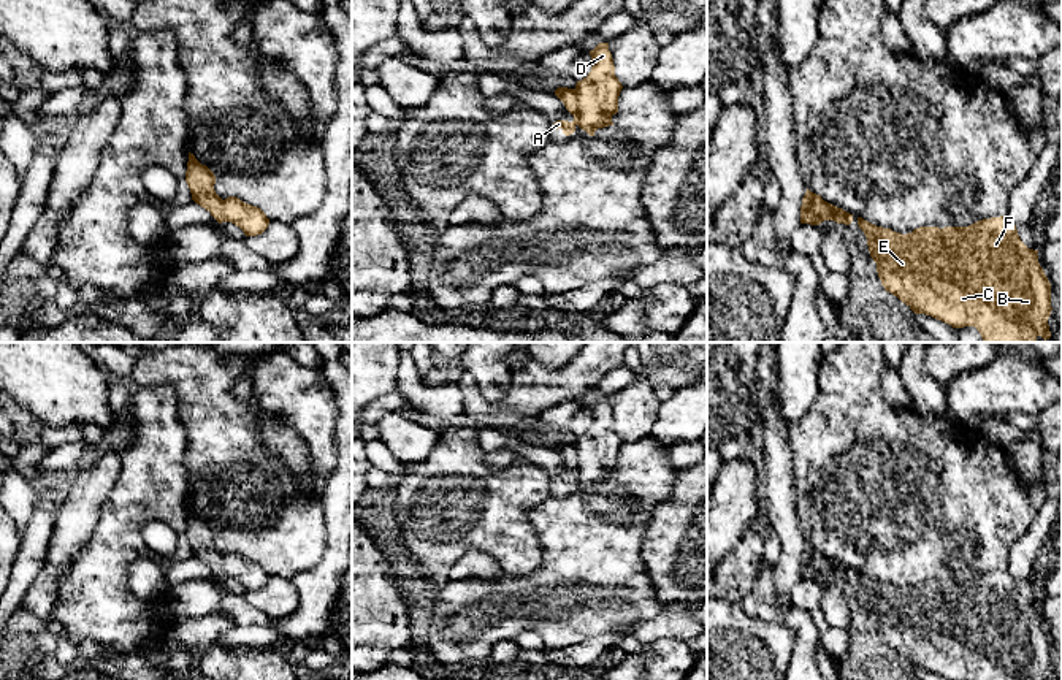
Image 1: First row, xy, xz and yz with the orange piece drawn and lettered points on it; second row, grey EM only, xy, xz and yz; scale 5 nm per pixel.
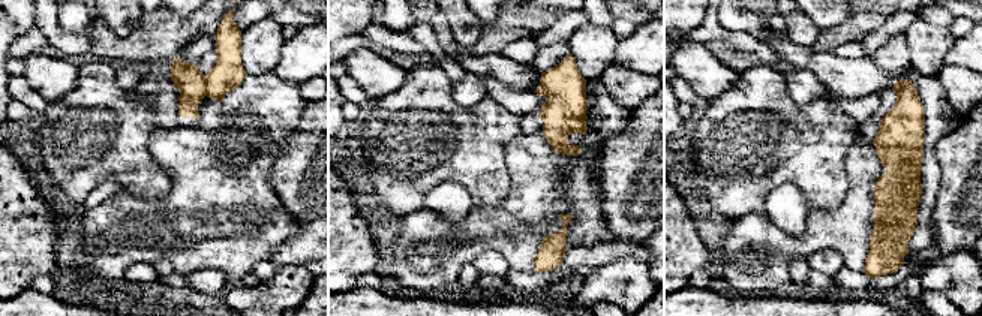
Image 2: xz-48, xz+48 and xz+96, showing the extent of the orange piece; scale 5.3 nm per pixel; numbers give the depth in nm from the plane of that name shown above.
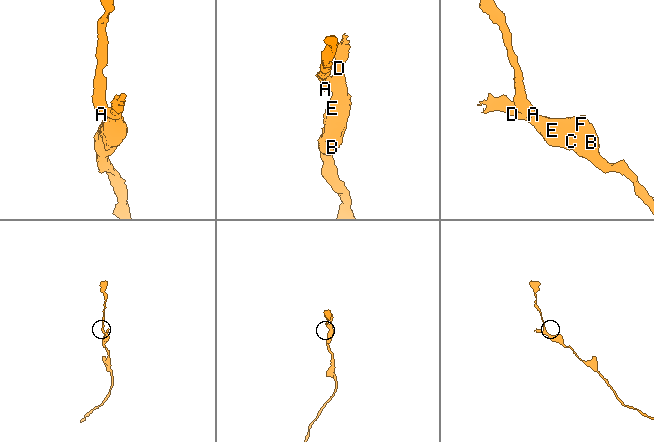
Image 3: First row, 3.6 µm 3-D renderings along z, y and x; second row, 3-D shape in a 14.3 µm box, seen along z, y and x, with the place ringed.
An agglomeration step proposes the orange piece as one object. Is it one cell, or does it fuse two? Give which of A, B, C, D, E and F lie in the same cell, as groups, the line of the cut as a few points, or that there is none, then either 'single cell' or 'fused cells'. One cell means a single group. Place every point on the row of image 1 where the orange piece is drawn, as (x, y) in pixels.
A / B C D E F; cut in xz along (573, 89), (577, 99), (577, 111), (574, 114); fused cells

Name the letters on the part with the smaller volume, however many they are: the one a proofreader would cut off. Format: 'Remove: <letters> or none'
Remove: A

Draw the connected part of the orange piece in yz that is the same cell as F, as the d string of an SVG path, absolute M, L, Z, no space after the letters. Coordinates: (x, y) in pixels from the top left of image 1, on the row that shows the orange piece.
M1008 216L991 217L978 220L968 227L919 227L911 233L902 235L892 231L891 228L877 227L862 217L858 217L858 225L864 231L867 238L867 246L870 257L877 263L877 273L881 281L881 285L886 292L897 296L902 303L905 303L915 314L926 314L937 320L942 320L953 328L975 327L984 342L1052 342L1048 319L1051 315L1051 284L1038 263L1038 250L1029 249L1019 238L1016 225L1011 222Z

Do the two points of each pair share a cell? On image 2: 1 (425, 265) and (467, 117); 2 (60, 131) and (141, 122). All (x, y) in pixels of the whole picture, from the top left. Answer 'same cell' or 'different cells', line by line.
1: different cells
2: same cell

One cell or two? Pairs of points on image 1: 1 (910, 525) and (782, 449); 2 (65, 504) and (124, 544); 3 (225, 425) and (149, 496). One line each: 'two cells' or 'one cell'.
1: two cells
2: two cells
3: two cells

